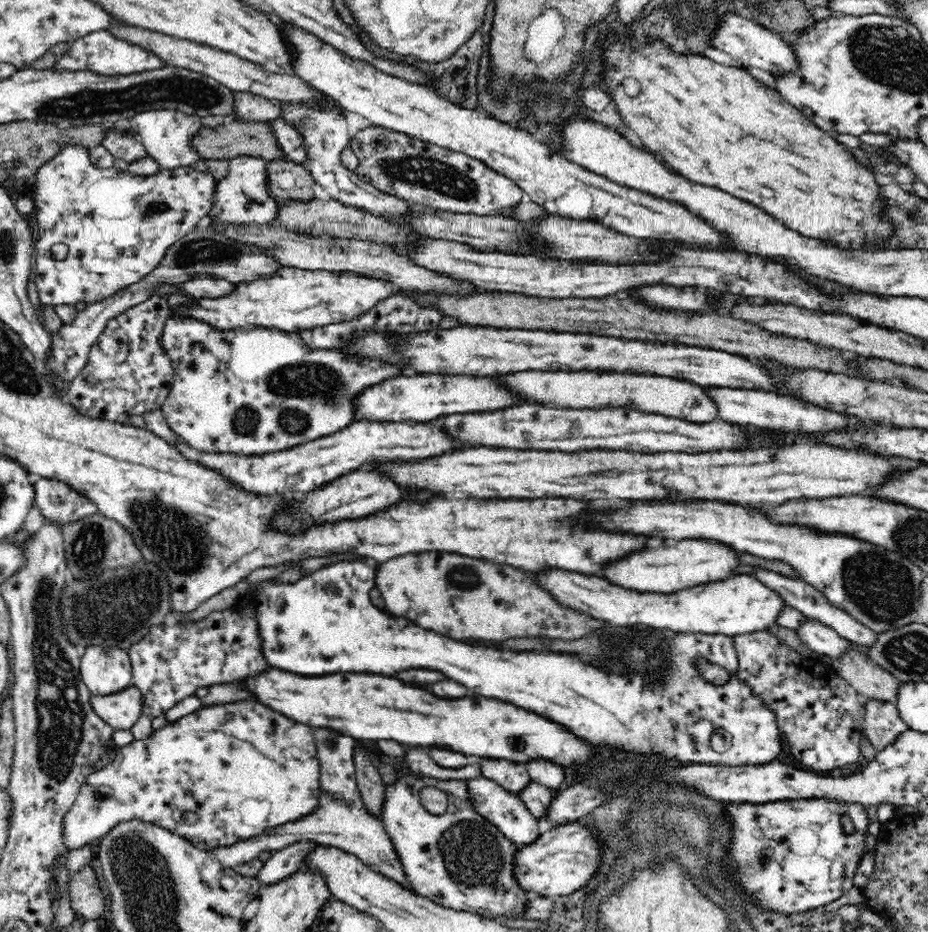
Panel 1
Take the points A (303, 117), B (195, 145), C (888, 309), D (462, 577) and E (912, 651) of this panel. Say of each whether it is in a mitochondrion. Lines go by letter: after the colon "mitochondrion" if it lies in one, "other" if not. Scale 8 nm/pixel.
A: mitochondrion
B: other
C: other
D: mitochondrion
E: mitochondrion

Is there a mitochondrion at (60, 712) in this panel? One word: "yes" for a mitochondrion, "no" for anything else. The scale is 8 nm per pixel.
yes

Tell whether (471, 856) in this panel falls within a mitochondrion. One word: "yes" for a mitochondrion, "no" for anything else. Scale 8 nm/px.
yes

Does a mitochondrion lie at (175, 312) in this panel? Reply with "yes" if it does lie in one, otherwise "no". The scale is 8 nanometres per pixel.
no

